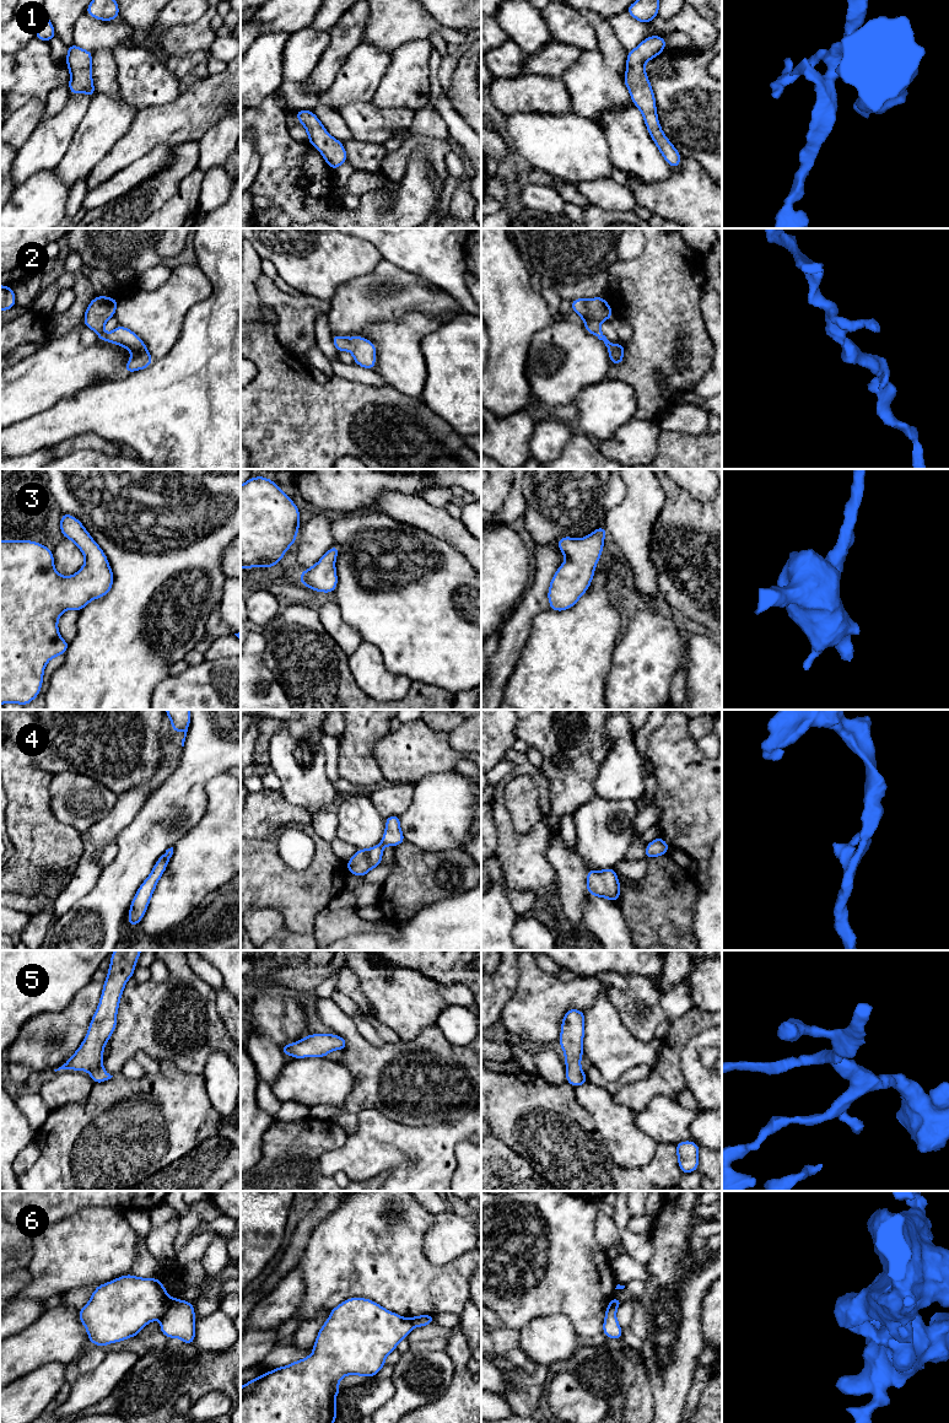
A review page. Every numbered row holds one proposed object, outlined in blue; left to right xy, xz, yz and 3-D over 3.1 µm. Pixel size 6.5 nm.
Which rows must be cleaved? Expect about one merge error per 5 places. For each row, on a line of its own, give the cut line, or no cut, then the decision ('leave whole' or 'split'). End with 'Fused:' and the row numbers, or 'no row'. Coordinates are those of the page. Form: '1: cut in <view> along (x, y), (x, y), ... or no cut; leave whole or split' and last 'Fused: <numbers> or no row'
1: no cut; leave whole
2: no cut; leave whole
3: no cut; leave whole
4: no cut; leave whole
5: no cut; leave whole
6: cut in xy along (173, 1299), (170, 1308), (160, 1318); split
Fused: 6

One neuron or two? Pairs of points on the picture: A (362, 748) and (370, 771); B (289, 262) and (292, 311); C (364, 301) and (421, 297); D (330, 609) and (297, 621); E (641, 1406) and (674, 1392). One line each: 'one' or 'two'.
A: one
B: two
C: one
D: two
E: two

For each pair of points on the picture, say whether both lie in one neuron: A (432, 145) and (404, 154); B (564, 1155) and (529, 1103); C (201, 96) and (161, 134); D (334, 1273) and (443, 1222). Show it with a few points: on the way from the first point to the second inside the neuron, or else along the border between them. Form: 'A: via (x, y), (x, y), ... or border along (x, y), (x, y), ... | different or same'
A: via (425, 145), (411, 146) | same
B: via (561, 1142), (539, 1116) | same
C: via (192, 106), (171, 124) | same
D: border along (435, 1216), (424, 1243), (425, 1257) | different

